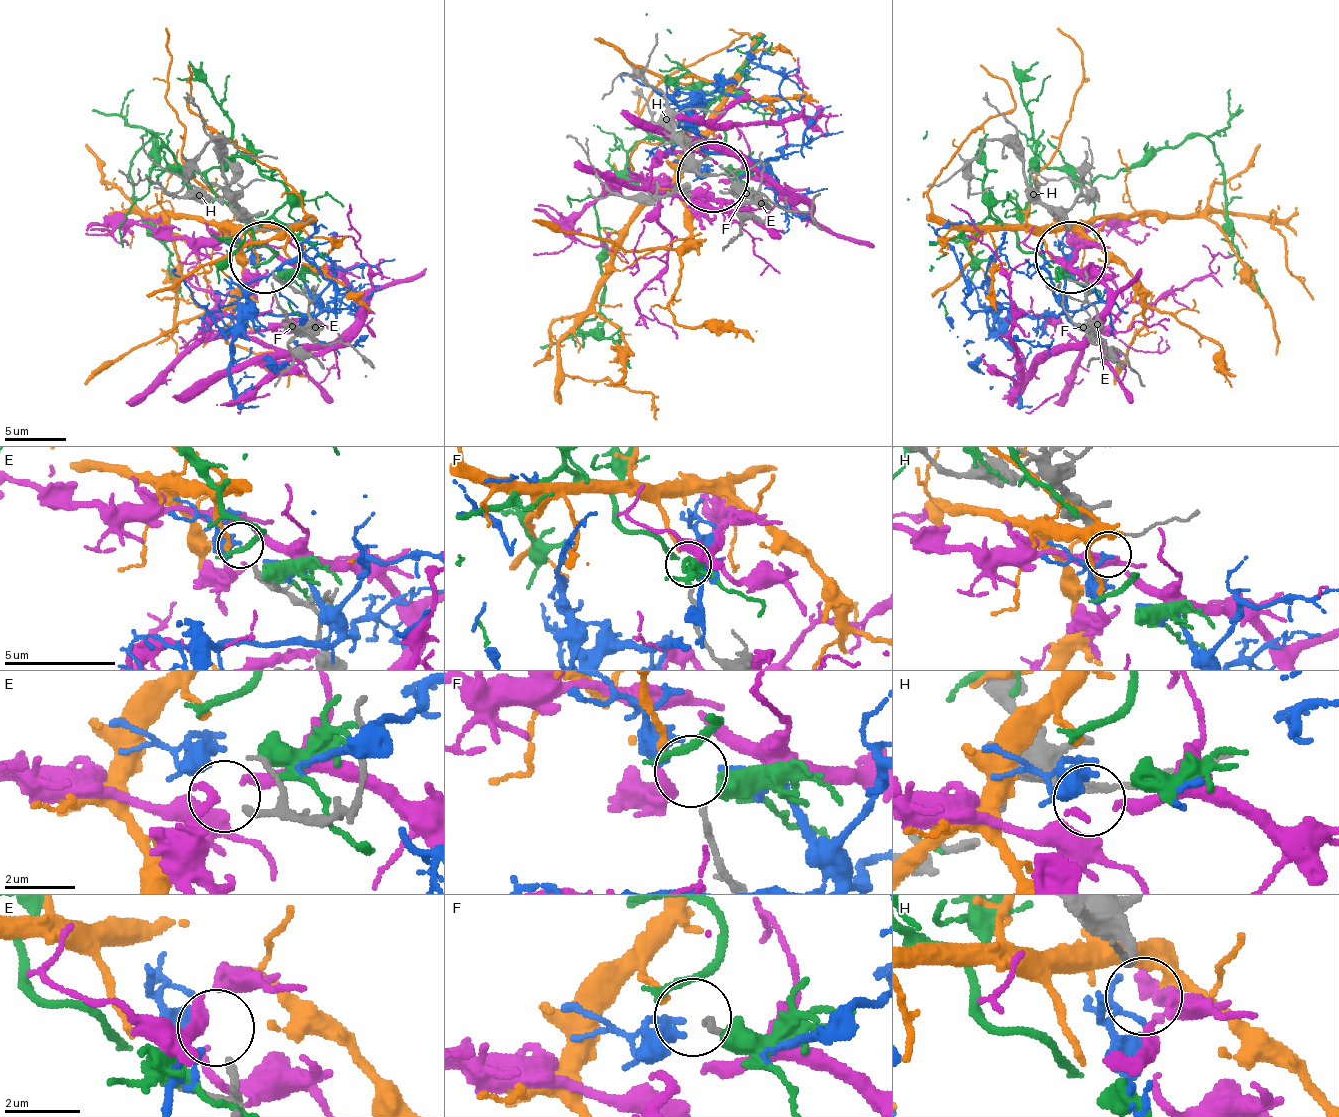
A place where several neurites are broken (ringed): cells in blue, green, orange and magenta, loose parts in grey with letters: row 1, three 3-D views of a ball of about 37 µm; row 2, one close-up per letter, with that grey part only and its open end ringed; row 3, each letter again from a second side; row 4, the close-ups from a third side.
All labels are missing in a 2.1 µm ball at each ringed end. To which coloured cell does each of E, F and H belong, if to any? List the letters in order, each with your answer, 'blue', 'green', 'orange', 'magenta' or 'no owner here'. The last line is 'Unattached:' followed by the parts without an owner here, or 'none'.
E: no owner here
F: orange
H: magenta
Unattached: E

